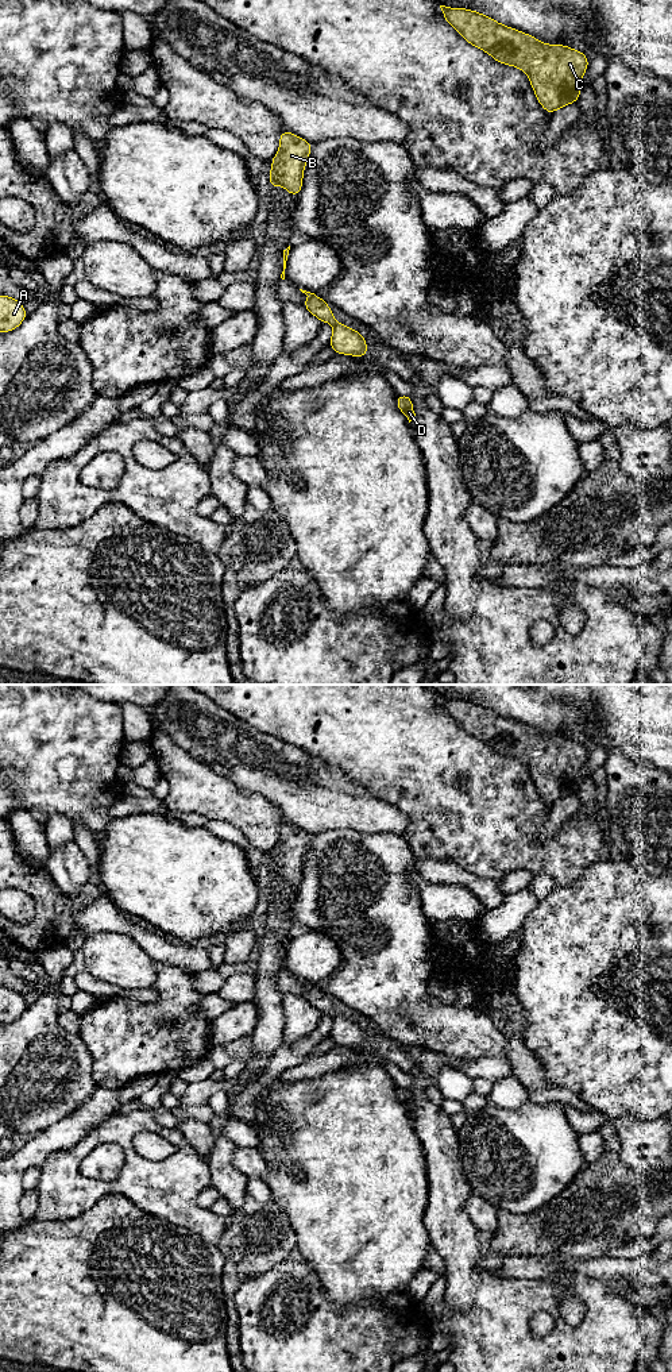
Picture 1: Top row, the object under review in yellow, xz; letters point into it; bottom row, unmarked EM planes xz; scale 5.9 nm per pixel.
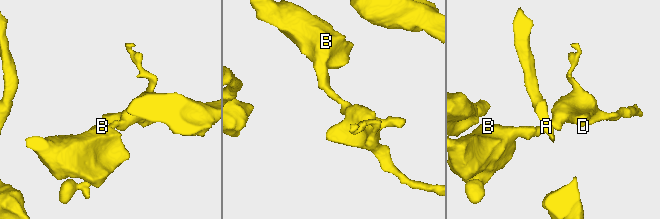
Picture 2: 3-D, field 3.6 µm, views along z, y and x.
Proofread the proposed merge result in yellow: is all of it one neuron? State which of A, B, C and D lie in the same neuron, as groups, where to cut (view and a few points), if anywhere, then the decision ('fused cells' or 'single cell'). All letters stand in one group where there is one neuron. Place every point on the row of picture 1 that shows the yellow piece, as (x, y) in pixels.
A B C D; no cut; single cell

